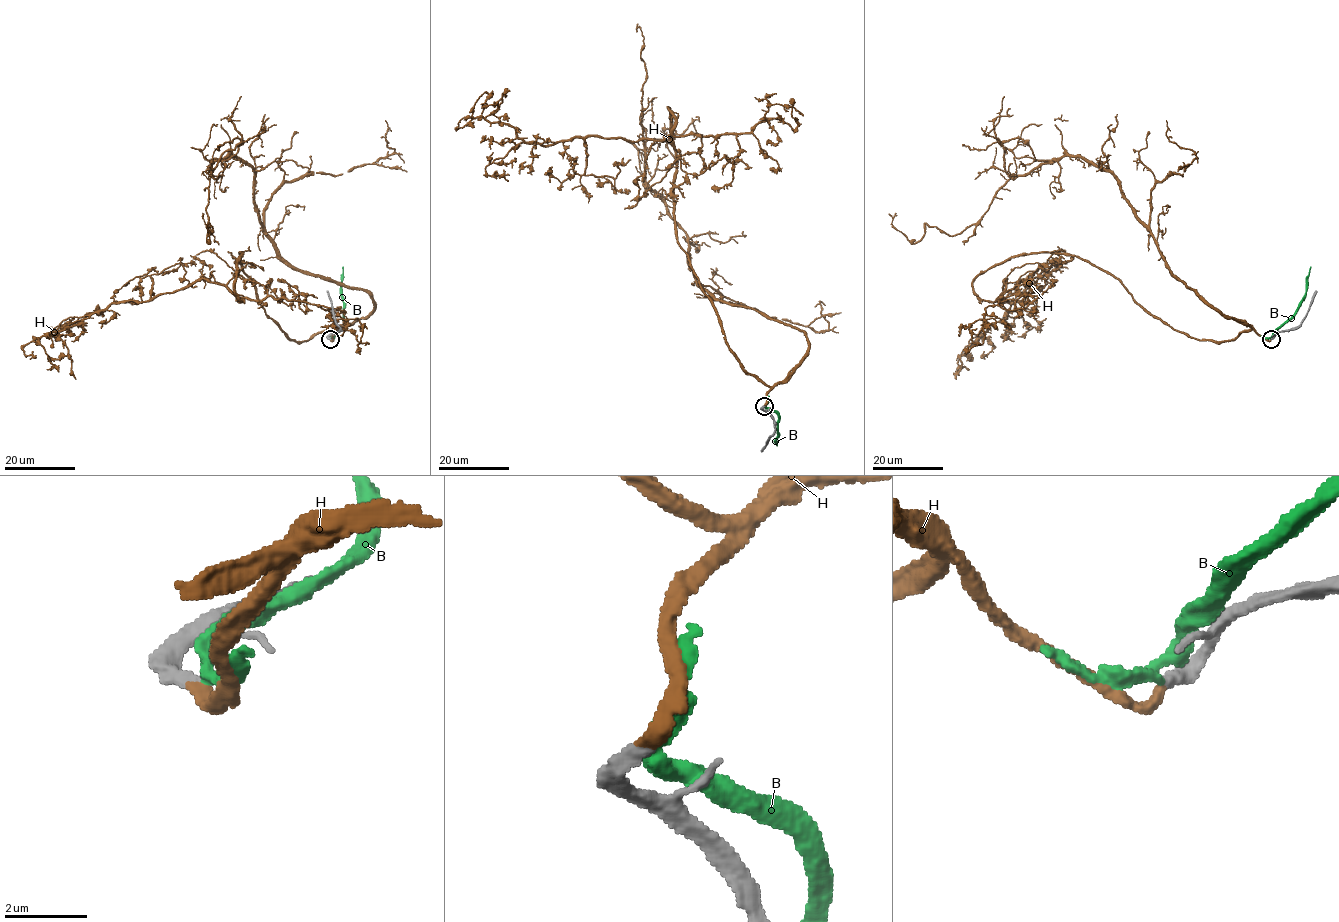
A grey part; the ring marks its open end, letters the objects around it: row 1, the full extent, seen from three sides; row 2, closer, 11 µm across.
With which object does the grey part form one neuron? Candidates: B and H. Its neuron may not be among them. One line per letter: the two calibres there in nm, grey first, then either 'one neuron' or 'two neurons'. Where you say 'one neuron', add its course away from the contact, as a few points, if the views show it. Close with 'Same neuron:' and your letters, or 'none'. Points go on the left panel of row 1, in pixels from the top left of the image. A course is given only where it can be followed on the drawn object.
B: 380 nm thick on the grey side, 300 nm on the other; two neurons
H: 440 nm thick on the grey side, 320 nm on the other; one neuron; it runs (329, 338), (336, 330), (287, 336), (239, 252), (239, 301), (202, 278), (110, 303), (38, 338), (47, 369)
Same neuron: H

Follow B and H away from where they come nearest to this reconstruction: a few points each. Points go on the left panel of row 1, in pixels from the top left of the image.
B: (330, 338), (344, 326), (343, 266)
H: (329, 338), (336, 330), (287, 336), (239, 252), (239, 301), (202, 278), (110, 303), (38, 338), (47, 369)

